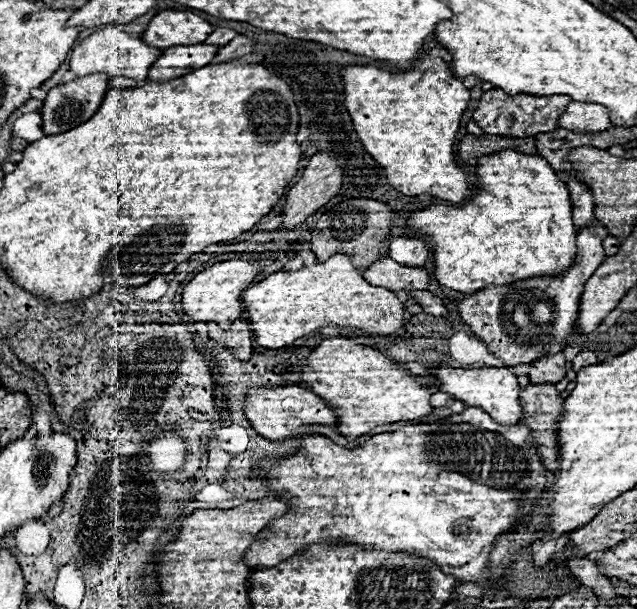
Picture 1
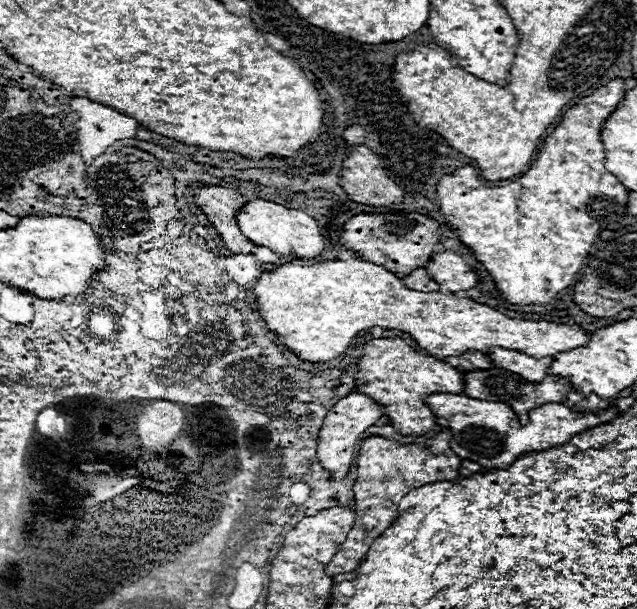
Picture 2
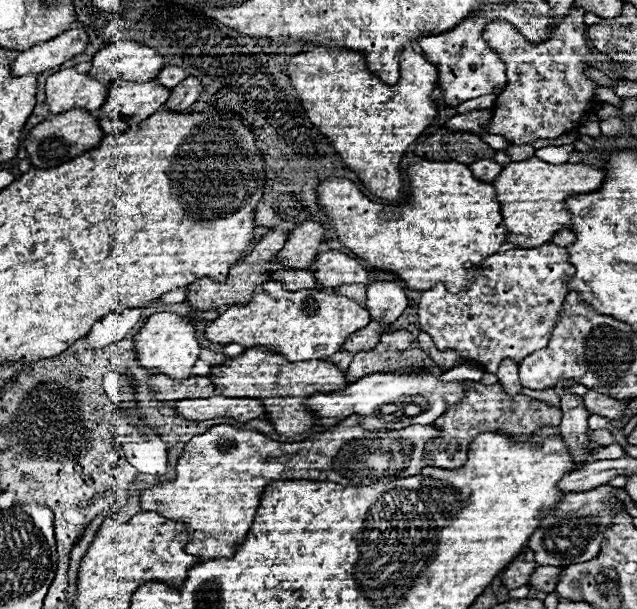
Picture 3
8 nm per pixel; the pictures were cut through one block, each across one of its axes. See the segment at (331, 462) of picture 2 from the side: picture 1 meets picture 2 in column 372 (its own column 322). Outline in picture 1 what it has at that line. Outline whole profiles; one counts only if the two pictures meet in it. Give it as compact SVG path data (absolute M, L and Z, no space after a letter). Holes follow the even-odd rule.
M276 386L276 388L248 388L244 400L244 414L248 416L252 428L266 440L286 440L290 438L296 428L304 424L324 424L336 426L338 418L336 412L330 408L328 402L318 398L306 386Z

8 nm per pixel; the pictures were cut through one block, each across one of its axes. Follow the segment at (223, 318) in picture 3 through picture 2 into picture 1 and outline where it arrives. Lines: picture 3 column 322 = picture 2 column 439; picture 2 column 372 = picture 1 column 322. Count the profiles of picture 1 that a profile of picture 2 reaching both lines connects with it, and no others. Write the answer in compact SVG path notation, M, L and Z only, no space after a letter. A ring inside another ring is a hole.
M336 254L324 264L312 264L312 266L304 266L300 270L274 272L270 276L266 276L264 280L248 286L244 290L242 300L244 300L244 310L248 314L248 322L252 326L254 340L262 348L290 346L294 340L308 336L308 334L320 330L322 326L348 326L348 328L360 328L366 336L386 336L386 334L400 330L406 324L404 322L406 310L404 310L404 304L400 302L400 298L392 290L386 290L380 286L370 286L362 278L362 270L356 268L352 264L352 260L344 254Z

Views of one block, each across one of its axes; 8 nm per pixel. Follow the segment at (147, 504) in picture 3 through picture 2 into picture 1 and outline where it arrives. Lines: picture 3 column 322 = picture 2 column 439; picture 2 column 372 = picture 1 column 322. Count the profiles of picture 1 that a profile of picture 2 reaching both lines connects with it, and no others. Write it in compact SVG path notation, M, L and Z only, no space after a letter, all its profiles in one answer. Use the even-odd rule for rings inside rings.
M466 406L462 412L458 414L452 414L452 416L446 416L446 418L440 418L436 420L434 424L412 424L412 426L402 426L400 430L396 432L386 432L386 434L376 434L372 436L364 446L358 446L354 450L348 450L344 446L338 446L334 444L332 440L320 436L320 434L302 434L300 436L300 446L298 450L288 456L288 458L262 458L256 462L254 470L258 474L260 480L266 480L266 484L278 494L278 498L282 496L282 500L288 504L288 514L284 514L282 518L276 518L272 524L268 524L268 528L264 528L262 532L258 532L256 540L250 544L248 552L244 552L244 564L248 566L258 566L258 564L264 564L264 566L276 566L280 564L282 560L290 558L292 554L300 552L302 548L306 548L308 544L314 544L314 542L324 542L324 540L330 540L330 542L338 542L338 540L350 540L352 544L360 544L360 546L374 546L378 550L408 550L408 552L416 552L424 558L430 558L434 560L436 564L444 566L442 572L446 574L454 574L458 576L458 580L462 582L474 582L474 584L484 584L484 582L492 582L492 584L486 584L486 586L494 586L498 584L498 578L488 578L486 572L486 564L488 564L488 554L492 550L492 542L512 530L512 526L518 524L518 516L528 512L532 500L544 490L544 484L546 484L546 468L544 464L540 462L540 458L536 456L534 452L534 446L528 444L528 436L530 436L530 428L528 426L504 426L504 424L496 424L482 408L472 408L472 406ZM462 468L468 468L468 474L464 474ZM478 484L478 486L476 486ZM526 496L524 502L520 502L520 498ZM520 508L520 510L516 510ZM468 564L468 566L466 566Z

